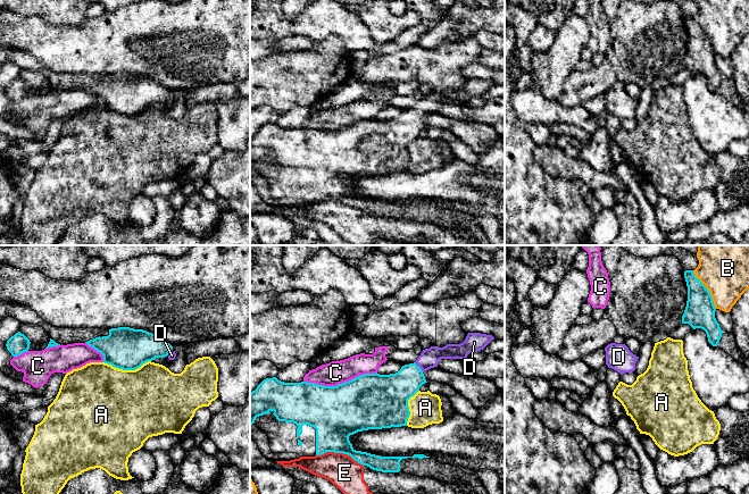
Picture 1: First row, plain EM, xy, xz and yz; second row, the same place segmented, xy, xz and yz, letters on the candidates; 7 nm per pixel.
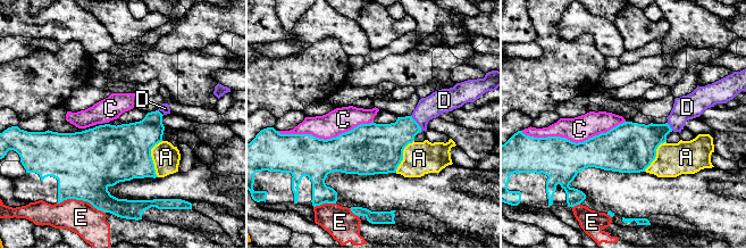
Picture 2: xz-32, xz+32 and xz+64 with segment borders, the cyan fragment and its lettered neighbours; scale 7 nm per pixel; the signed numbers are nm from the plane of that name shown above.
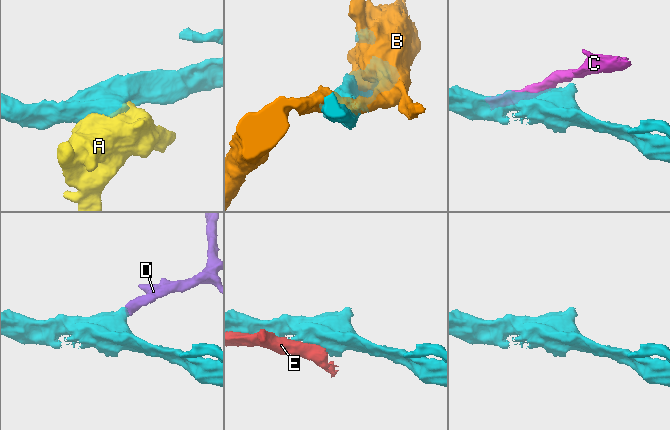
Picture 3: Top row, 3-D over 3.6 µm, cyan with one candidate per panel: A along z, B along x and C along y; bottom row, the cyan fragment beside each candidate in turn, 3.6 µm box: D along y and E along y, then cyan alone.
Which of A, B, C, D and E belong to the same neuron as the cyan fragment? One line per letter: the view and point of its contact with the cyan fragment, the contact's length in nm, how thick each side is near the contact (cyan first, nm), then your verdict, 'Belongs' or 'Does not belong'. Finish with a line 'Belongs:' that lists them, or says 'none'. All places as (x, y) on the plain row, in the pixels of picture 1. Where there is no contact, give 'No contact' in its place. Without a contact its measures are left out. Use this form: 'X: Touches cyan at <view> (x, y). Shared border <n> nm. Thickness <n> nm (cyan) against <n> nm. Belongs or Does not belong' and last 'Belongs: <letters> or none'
A: Touches cyan at xy (126, 115). Shared border 340 nm. Thickness 300 nm (cyan) against 500 nm. Does not belong
B: Touches cyan at yz (707, 35). Shared border 320 nm. Thickness 220 nm (cyan) against 320 nm. Does not belong
C: Touches cyan at xz (340, 130). Shared border 550 nm. Thickness 400 nm (cyan) against 170 nm. Does not belong
D: Touches cyan at xz (418, 112). Shared border 90 nm. Thickness 240 nm (cyan) against 140 nm. Belongs
E: Touches cyan at xz (340, 198). Shared border 340 nm. Thickness 320 nm (cyan) against 220 nm. Does not belong
Belongs: D

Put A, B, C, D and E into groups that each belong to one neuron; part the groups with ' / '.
A / B / C / D / E

